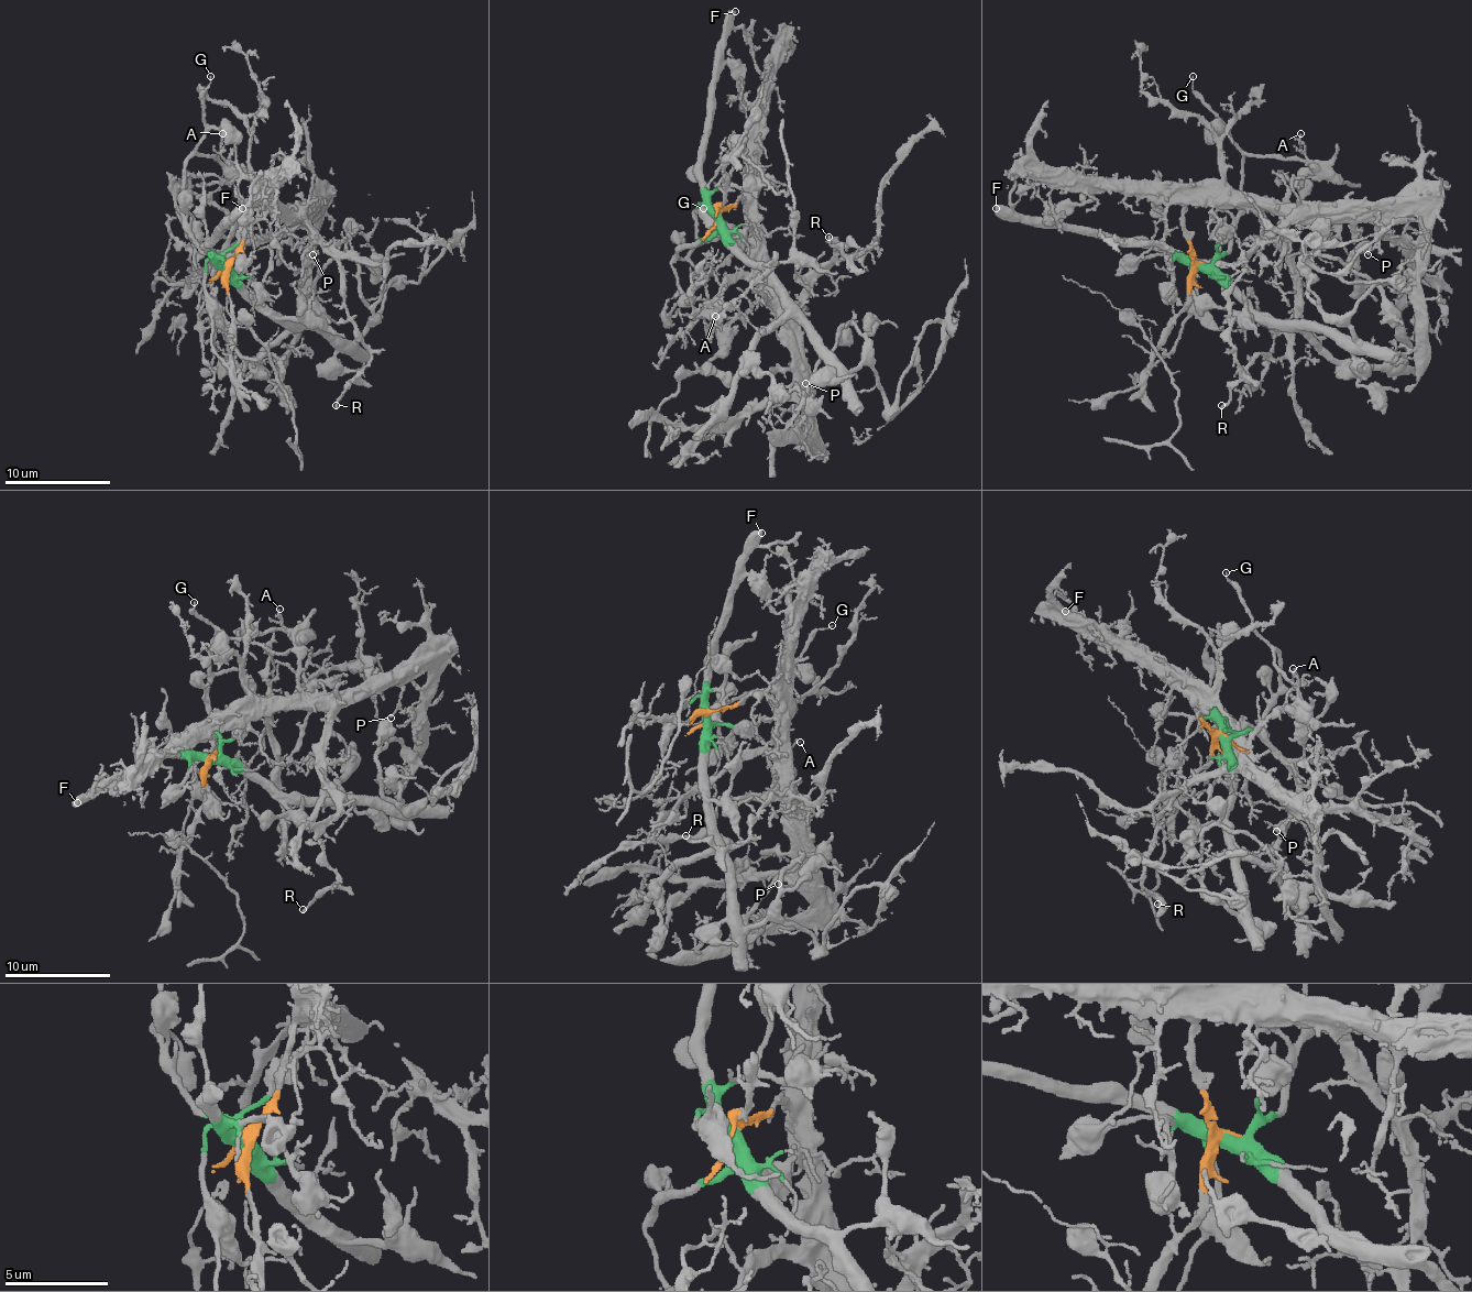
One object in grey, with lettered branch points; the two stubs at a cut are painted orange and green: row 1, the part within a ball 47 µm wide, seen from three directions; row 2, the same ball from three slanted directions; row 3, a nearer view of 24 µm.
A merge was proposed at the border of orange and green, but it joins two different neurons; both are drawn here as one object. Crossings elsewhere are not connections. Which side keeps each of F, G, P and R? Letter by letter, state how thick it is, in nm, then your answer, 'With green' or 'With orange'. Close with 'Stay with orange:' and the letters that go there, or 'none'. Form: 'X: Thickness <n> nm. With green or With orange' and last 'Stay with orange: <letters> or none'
F: Thickness 550 nm. With green
G: Thickness 110 nm. With green
P: Thickness 150 nm. With orange
R: Thickness 160 nm. With orange
Stay with orange: P, R

